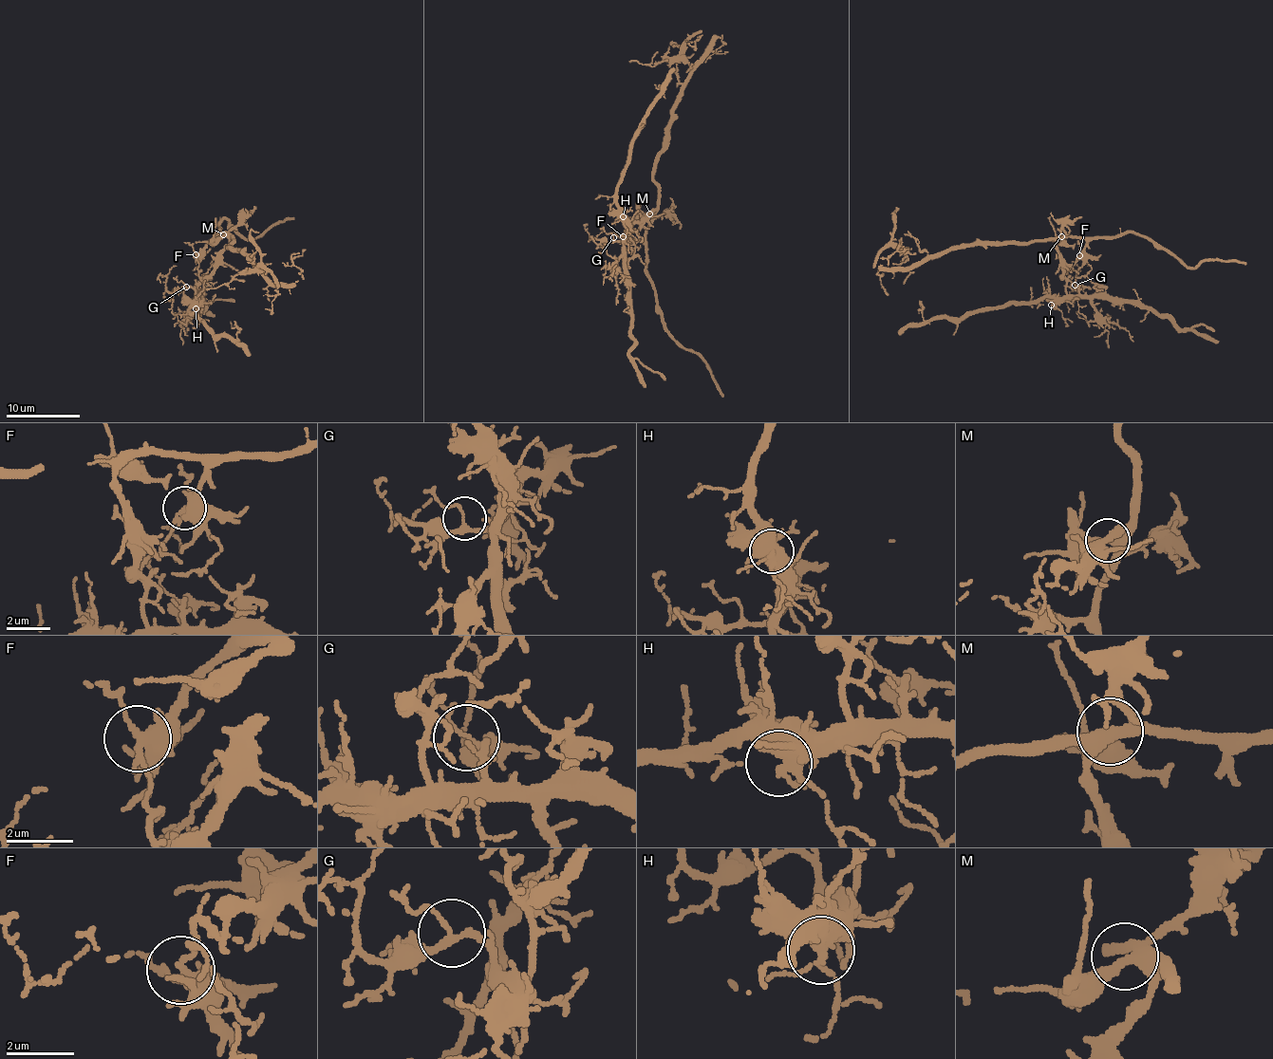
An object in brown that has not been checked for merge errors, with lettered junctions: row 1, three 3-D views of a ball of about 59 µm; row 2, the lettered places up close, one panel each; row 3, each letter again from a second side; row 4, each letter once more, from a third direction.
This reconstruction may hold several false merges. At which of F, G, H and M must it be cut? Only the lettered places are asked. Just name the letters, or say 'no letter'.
F

